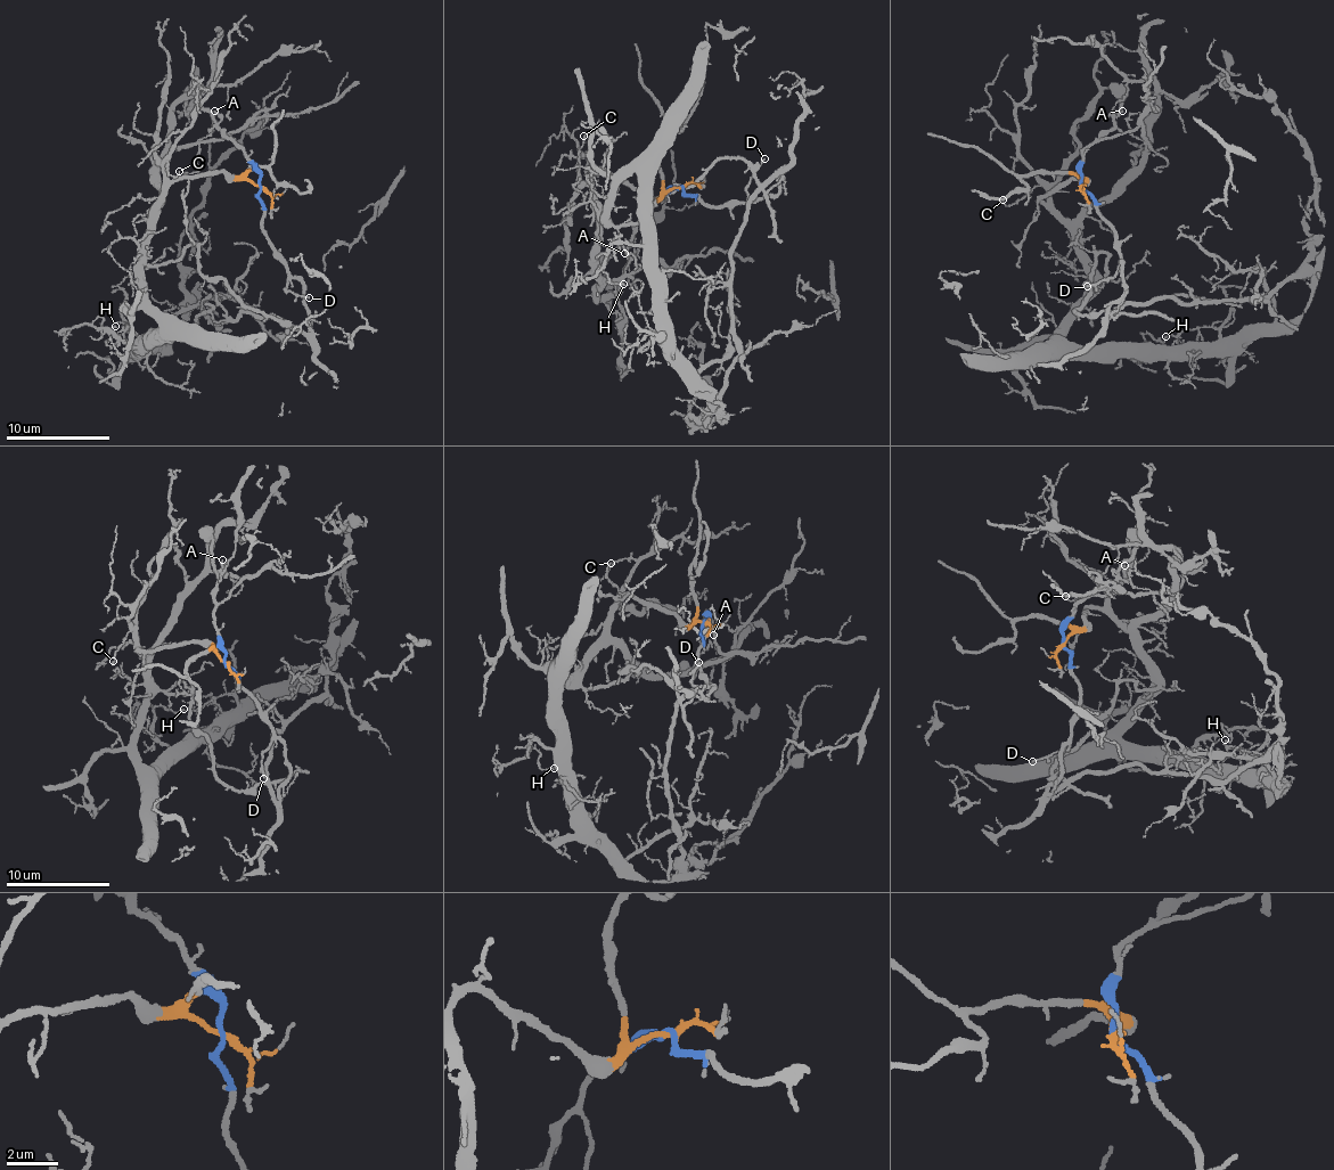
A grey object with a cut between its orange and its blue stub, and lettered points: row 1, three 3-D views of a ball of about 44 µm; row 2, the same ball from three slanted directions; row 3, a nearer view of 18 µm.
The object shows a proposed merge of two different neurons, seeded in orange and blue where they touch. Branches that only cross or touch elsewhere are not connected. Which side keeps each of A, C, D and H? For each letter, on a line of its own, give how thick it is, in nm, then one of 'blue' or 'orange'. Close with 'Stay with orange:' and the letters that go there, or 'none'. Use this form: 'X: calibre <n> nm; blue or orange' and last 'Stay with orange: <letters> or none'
A: calibre 140 nm; blue
C: calibre 90 nm; orange
D: calibre 100 nm; blue
H: calibre 80 nm; orange
Stay with orange: C, H

